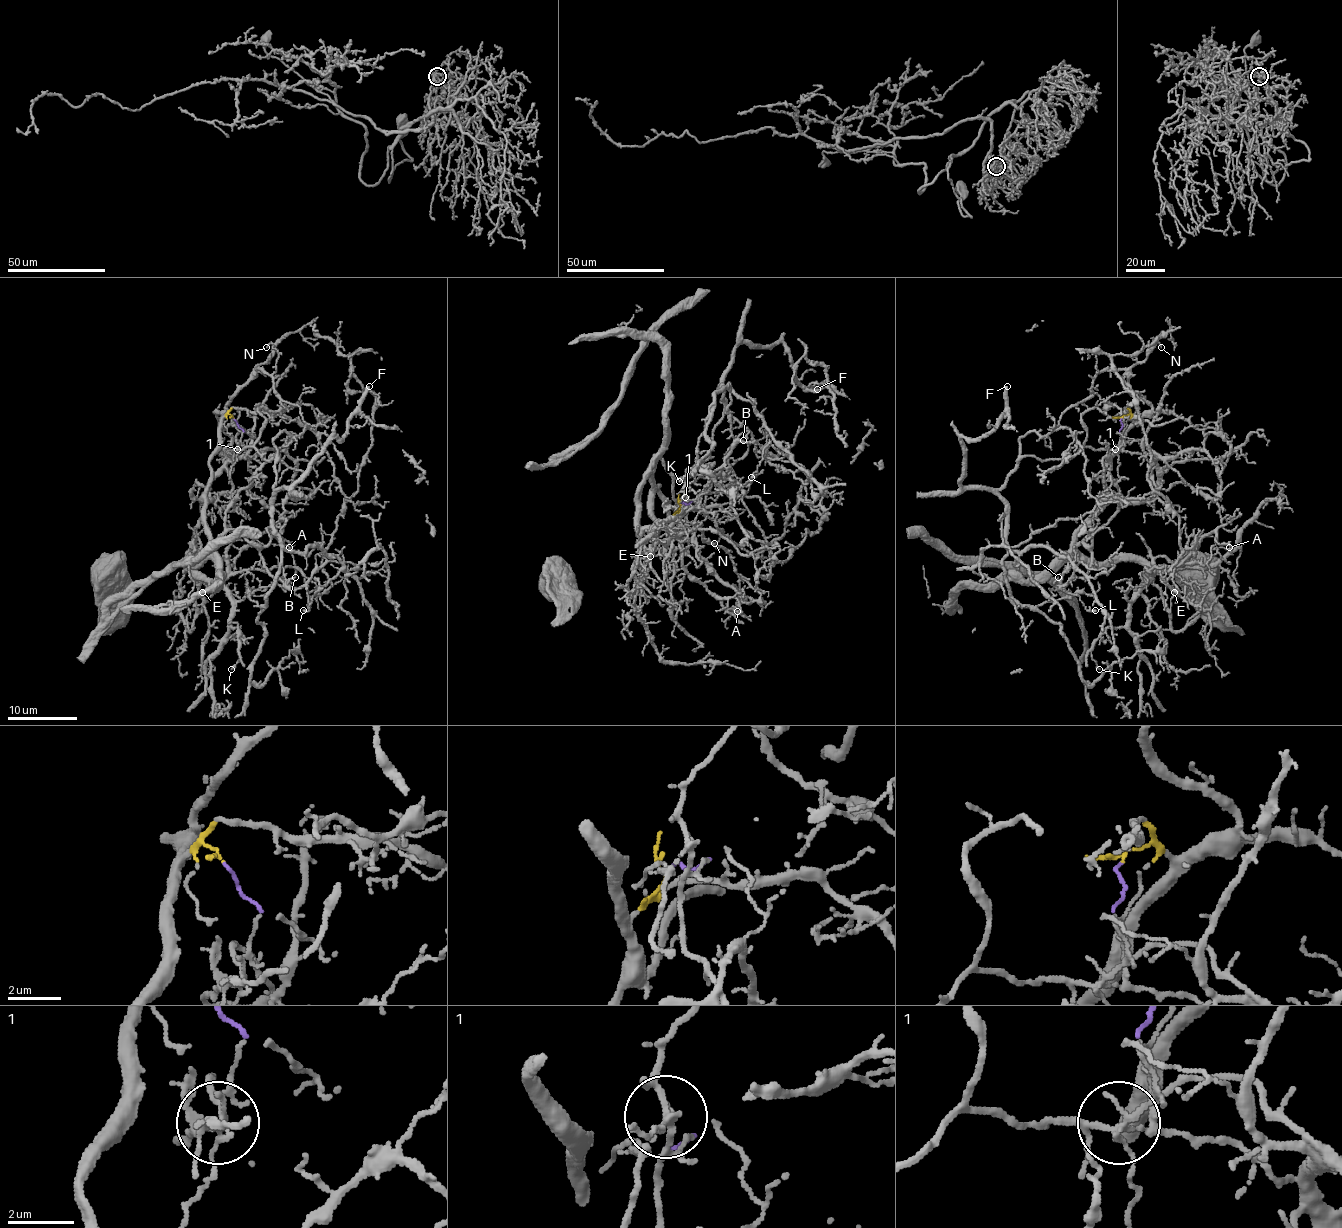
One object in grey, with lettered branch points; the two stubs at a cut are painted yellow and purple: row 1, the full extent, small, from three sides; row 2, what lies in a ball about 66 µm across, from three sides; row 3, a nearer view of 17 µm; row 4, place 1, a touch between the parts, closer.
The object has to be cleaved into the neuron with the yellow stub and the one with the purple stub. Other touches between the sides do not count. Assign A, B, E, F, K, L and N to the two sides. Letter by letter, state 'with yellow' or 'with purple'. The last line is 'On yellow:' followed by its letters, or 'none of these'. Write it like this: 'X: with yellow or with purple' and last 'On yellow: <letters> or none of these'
A: with yellow
B: with yellow
E: with yellow
F: with purple
K: with yellow
L: with purple
N: with yellow
On yellow: A, B, E, K, N

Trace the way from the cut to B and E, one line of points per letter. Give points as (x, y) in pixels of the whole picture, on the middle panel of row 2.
B: (681, 503), (669, 510), (653, 488), (653, 464), (662, 458), (678, 477), (697, 465), (712, 472), (743, 439)
E: (681, 503), (669, 510), (653, 488), (657, 458), (638, 495), (650, 555)

